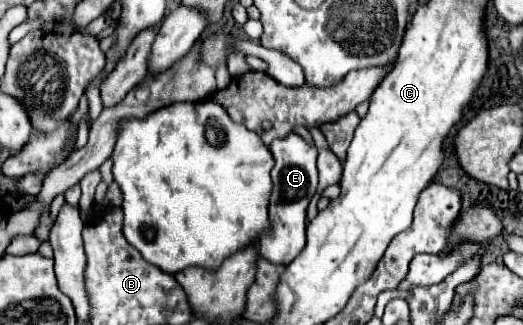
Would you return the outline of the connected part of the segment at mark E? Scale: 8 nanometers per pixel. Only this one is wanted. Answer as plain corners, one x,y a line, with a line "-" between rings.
290,134
288,138
272,140
270,152
274,156
276,166
272,168
272,194
270,194
270,232
260,238
260,254
274,264
290,264
306,244
306,208
310,198
316,192
318,170
316,170
316,148
310,146
298,134

